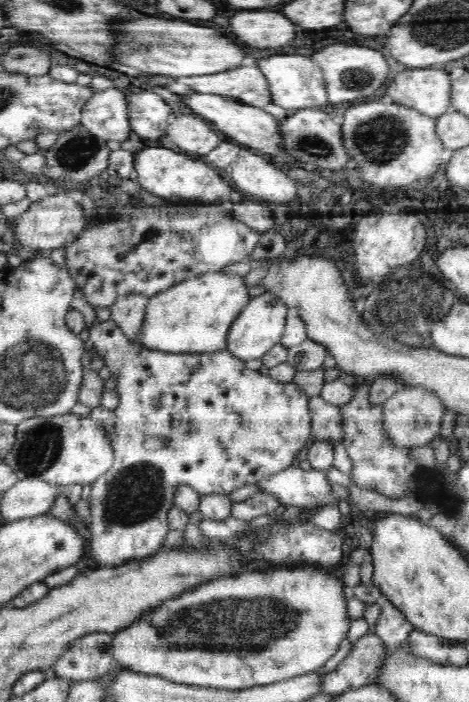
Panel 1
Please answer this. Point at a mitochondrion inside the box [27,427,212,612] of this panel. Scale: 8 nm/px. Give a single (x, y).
(136, 494)

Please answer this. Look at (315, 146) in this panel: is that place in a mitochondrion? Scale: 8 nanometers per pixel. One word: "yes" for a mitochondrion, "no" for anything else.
yes

